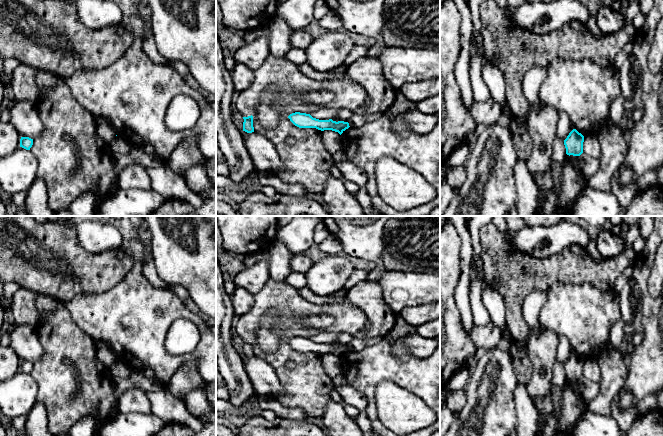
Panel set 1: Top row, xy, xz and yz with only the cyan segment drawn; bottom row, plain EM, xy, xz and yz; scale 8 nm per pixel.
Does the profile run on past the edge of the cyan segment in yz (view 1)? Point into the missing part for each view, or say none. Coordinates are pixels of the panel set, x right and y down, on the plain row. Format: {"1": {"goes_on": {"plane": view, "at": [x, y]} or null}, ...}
{"1": {"goes_on": null}}

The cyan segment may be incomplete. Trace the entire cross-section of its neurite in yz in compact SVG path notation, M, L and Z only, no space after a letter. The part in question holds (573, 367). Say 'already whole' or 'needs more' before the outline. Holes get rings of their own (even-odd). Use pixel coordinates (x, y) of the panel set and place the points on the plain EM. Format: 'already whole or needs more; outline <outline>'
already whole; outline M573 353L564 364L567 379L580 380L583 377L584 360Z

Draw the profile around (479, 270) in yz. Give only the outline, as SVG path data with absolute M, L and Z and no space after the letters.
M481 256L477 259L474 265L471 263L471 268L469 272L470 284L473 282L473 279L476 276L479 276L482 278L484 277L484 265L483 265Z

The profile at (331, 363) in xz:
M332 354L322 355L322 364L325 372L333 379L342 373L340 358Z

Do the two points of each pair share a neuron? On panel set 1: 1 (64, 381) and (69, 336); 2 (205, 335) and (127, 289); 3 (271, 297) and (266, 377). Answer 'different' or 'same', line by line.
1: same
2: same
3: different

